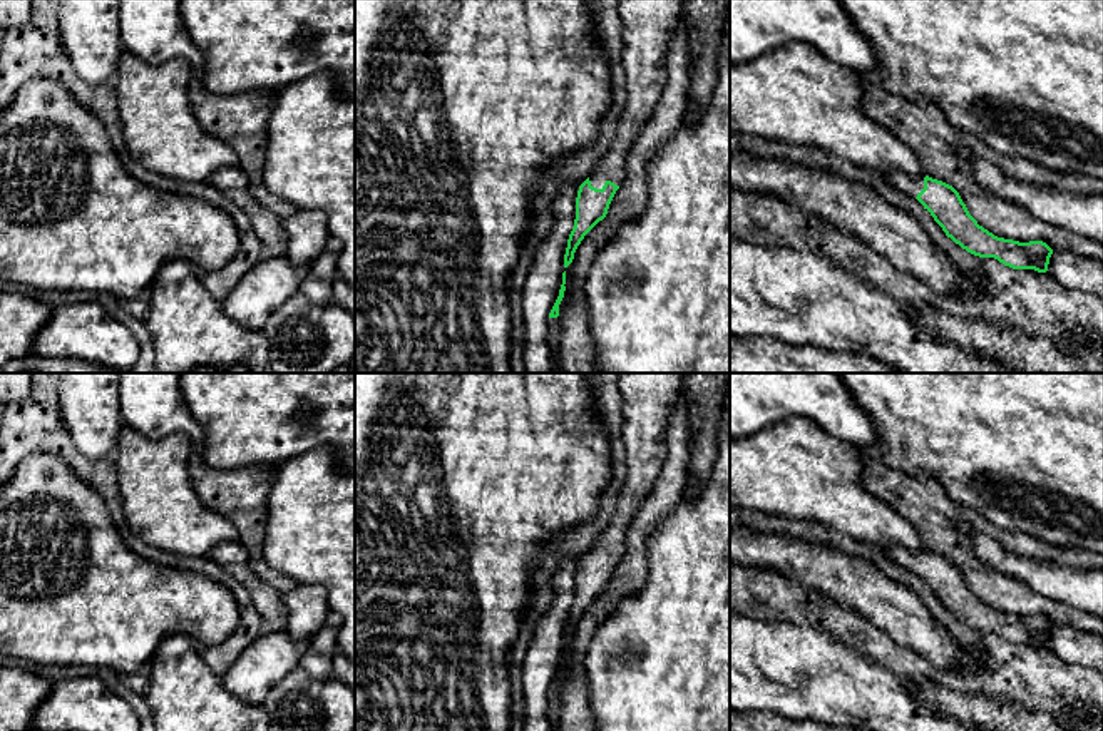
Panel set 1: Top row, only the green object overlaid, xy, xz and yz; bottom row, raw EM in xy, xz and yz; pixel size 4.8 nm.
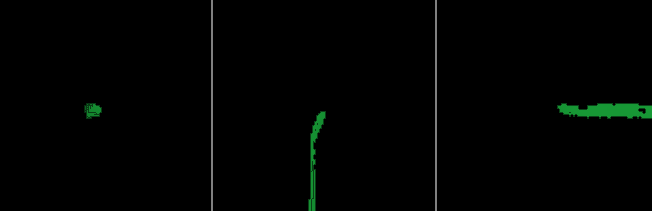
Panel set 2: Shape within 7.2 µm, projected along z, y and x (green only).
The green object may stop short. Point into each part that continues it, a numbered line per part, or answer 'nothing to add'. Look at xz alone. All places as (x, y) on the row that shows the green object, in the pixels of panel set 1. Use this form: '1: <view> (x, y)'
1: xz (646, 24)

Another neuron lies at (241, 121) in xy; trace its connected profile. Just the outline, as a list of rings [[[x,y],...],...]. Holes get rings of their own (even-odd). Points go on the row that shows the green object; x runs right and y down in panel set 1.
[[[199,72],[192,74],[187,92],[203,130],[236,151],[236,166],[246,174],[253,197],[280,219],[295,214],[298,207],[274,196],[263,181],[268,120],[276,92],[256,89],[236,95],[211,94]]]

